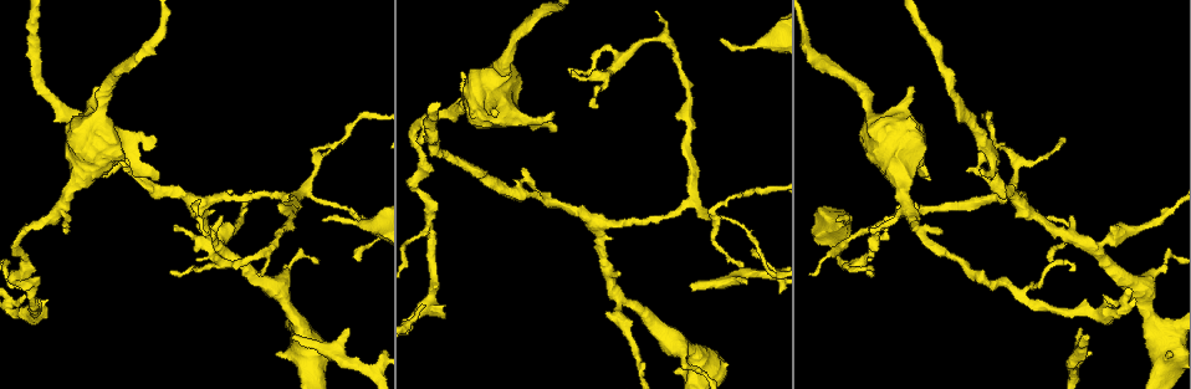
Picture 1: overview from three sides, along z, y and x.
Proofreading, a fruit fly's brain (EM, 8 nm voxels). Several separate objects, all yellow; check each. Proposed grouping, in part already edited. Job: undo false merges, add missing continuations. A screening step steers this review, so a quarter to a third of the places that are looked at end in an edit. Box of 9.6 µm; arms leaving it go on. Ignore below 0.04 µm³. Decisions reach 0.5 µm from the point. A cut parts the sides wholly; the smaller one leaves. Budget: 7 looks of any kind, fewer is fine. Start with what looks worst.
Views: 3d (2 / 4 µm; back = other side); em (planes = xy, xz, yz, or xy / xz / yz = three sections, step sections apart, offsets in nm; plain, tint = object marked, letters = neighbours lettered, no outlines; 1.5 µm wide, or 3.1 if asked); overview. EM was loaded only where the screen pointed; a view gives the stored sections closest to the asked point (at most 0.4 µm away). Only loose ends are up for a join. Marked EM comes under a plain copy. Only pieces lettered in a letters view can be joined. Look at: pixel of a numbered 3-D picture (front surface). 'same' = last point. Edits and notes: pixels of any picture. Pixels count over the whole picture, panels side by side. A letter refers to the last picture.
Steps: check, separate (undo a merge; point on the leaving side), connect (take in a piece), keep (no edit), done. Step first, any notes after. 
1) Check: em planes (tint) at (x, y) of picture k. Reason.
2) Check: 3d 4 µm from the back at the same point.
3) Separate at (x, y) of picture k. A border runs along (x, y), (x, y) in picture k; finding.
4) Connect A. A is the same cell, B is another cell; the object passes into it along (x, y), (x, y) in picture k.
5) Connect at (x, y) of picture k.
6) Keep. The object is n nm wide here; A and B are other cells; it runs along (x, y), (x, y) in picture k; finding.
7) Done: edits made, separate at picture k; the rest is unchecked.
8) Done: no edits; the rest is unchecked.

Check: em planes (letters) at (1086, 337) of picture 1. Branch stops here.

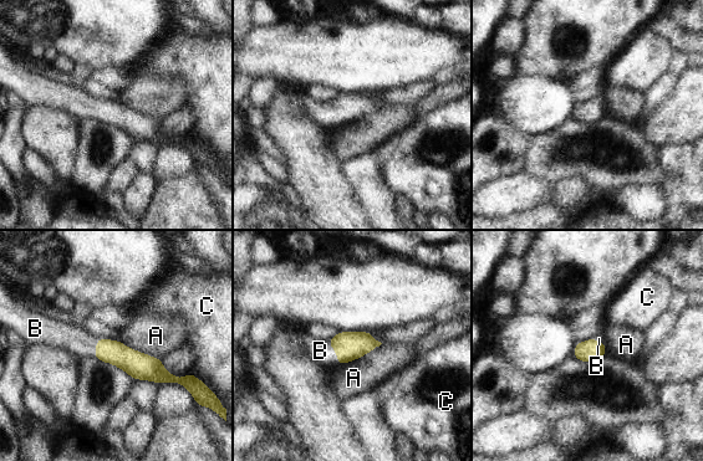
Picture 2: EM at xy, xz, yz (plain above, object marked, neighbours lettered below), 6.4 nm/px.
Connect B. B is the same cell, A and C are other cells; the object passes into it along (350, 346), (336, 352), (320, 351) in picture 2; it goes on there.

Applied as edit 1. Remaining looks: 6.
Check: em yz step 8 (tint) at (431, 217) of picture 1.

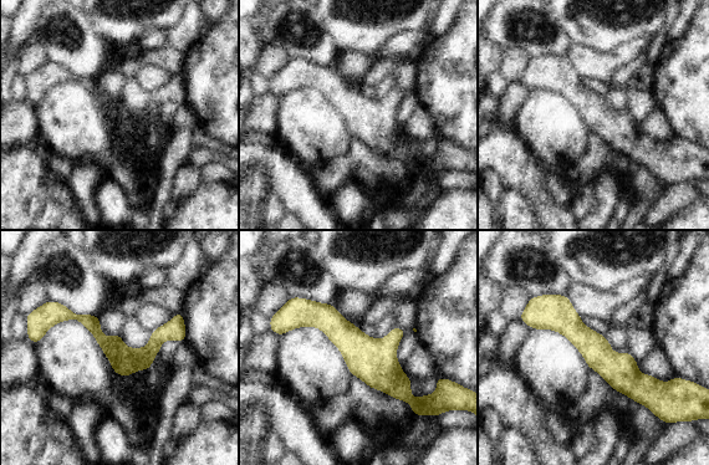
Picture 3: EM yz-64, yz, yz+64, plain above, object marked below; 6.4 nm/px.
Check: em planes (letters) at the same point.

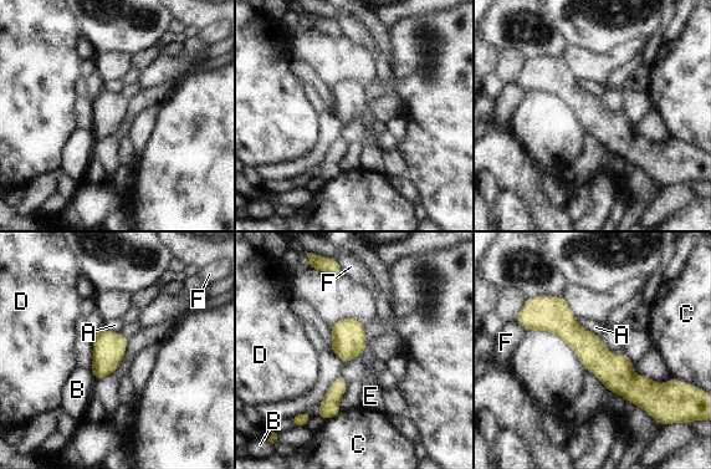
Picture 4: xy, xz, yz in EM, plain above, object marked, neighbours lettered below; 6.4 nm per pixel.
Keep. The object is 190 nm wide here; the longest contact is with A, 220 nm; A, B, C, D, E and F are other cells; all the same cell.

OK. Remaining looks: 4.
Check: em planes (letters) at (771, 273) of picture 1. Abrupt turn.

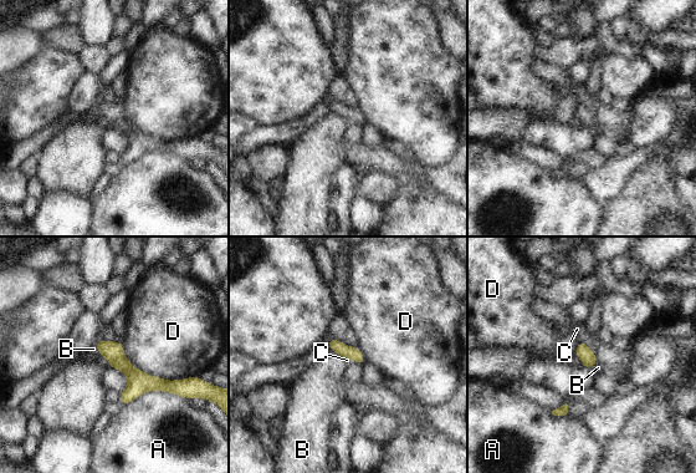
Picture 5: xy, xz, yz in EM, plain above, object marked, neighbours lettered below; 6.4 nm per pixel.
Keep. The object is 90 nm wide here; the longest contact is with D, 550 nm; A, B, C and D are other cells; continuous, no second cell.

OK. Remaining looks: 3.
Done: edits made, connect at picture 2; the rest is unchecked.

